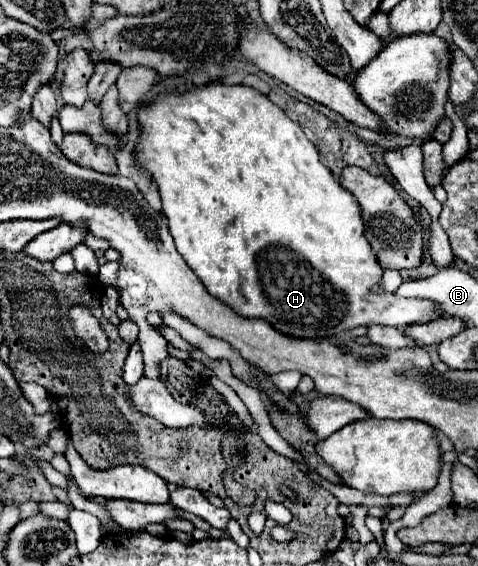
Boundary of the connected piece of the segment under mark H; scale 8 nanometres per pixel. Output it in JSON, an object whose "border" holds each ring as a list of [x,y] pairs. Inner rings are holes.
{"border":[[[210,83],[210,85],[206,85],[206,87],[196,87],[196,89],[190,91],[190,93],[170,93],[158,97],[152,105],[140,109],[140,117],[138,117],[138,119],[140,119],[140,141],[138,141],[138,145],[136,145],[136,163],[138,163],[140,169],[148,171],[148,173],[152,175],[152,179],[158,183],[158,191],[160,191],[160,197],[162,197],[162,207],[164,207],[164,213],[166,213],[166,217],[168,217],[168,227],[170,227],[170,235],[174,237],[176,249],[178,249],[178,253],[184,257],[184,261],[188,263],[188,267],[192,267],[192,271],[200,277],[200,281],[204,283],[204,287],[208,287],[208,293],[214,295],[216,299],[224,301],[234,313],[238,313],[240,317],[248,317],[248,319],[264,319],[264,321],[268,321],[278,333],[288,335],[288,337],[294,337],[294,339],[326,339],[326,337],[336,337],[336,335],[340,335],[340,333],[352,329],[352,327],[360,327],[360,325],[368,327],[368,325],[378,325],[378,323],[380,323],[380,325],[392,325],[392,327],[398,325],[398,329],[400,329],[400,327],[410,325],[410,323],[428,323],[428,321],[436,319],[436,307],[432,307],[432,303],[424,303],[424,299],[420,298],[407,299],[404,297],[396,297],[396,295],[392,295],[392,293],[386,293],[386,291],[380,287],[380,283],[382,283],[382,273],[384,273],[384,271],[382,271],[382,267],[378,265],[376,255],[374,255],[374,251],[372,251],[368,239],[364,237],[364,225],[362,225],[358,201],[356,201],[354,195],[352,195],[350,191],[346,191],[346,189],[334,179],[334,175],[320,163],[318,151],[316,151],[316,147],[310,143],[310,139],[306,137],[306,133],[302,131],[302,127],[300,127],[298,123],[294,123],[294,121],[292,121],[278,105],[274,105],[268,97],[264,97],[262,93],[258,93],[258,91],[254,91],[252,87],[246,87],[246,85]]]}

